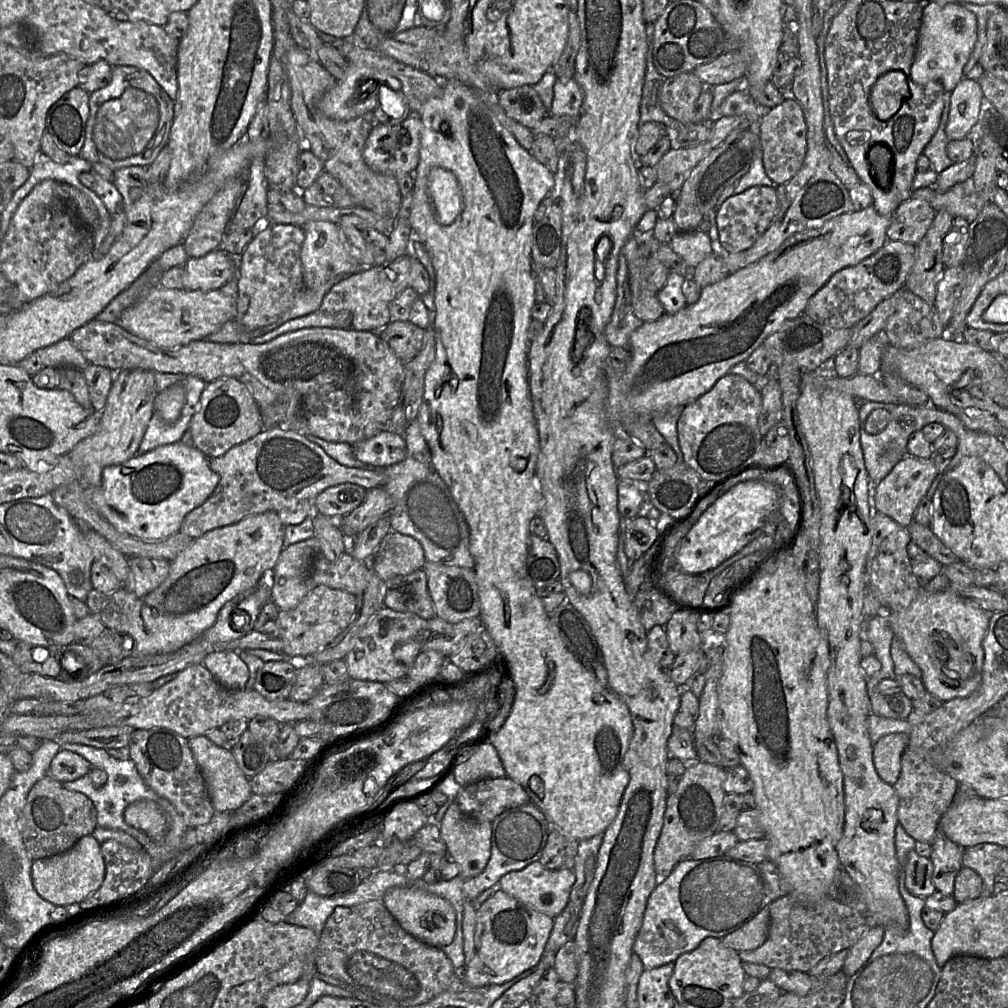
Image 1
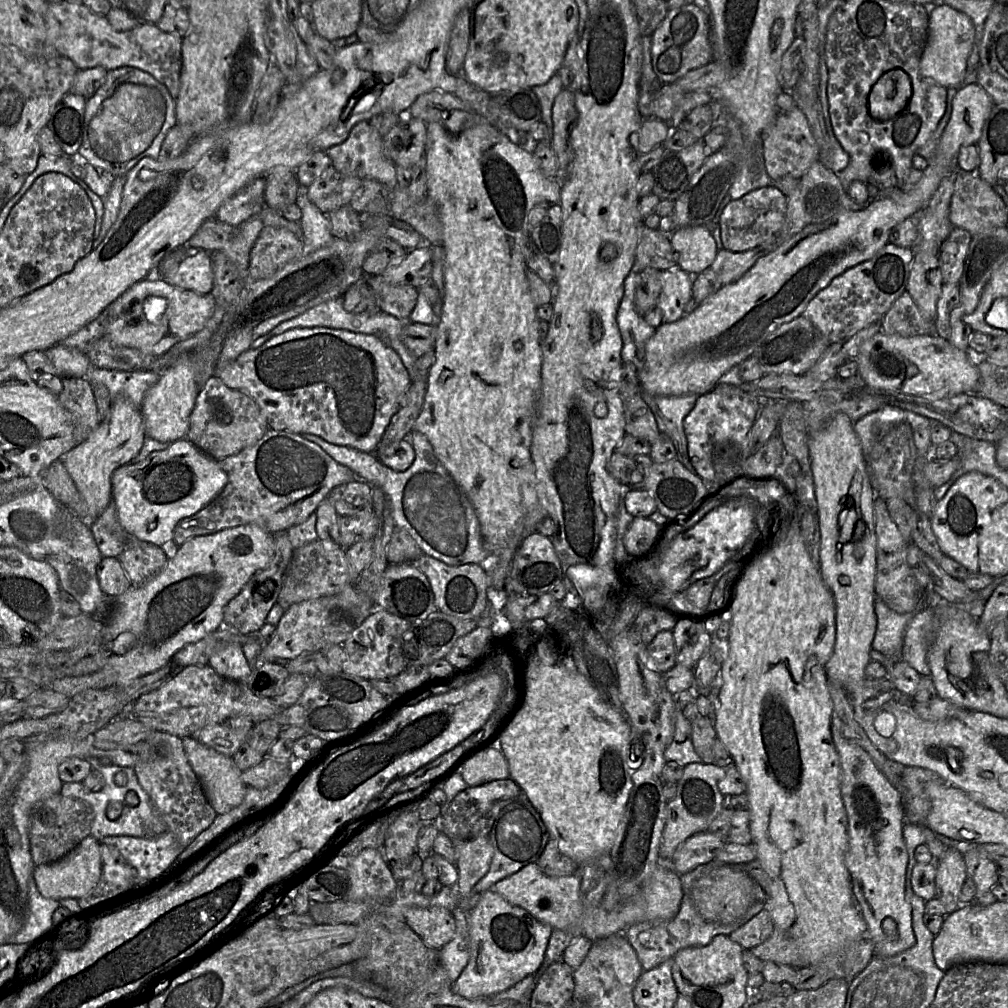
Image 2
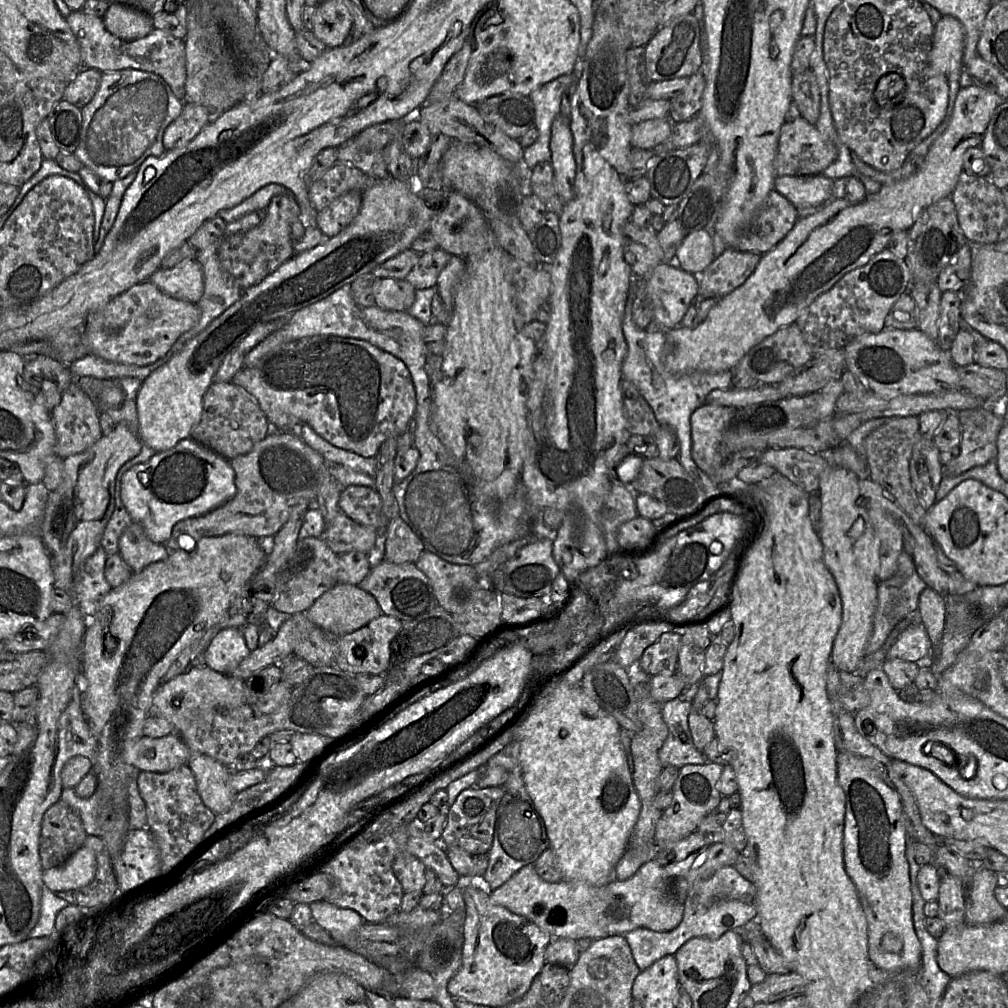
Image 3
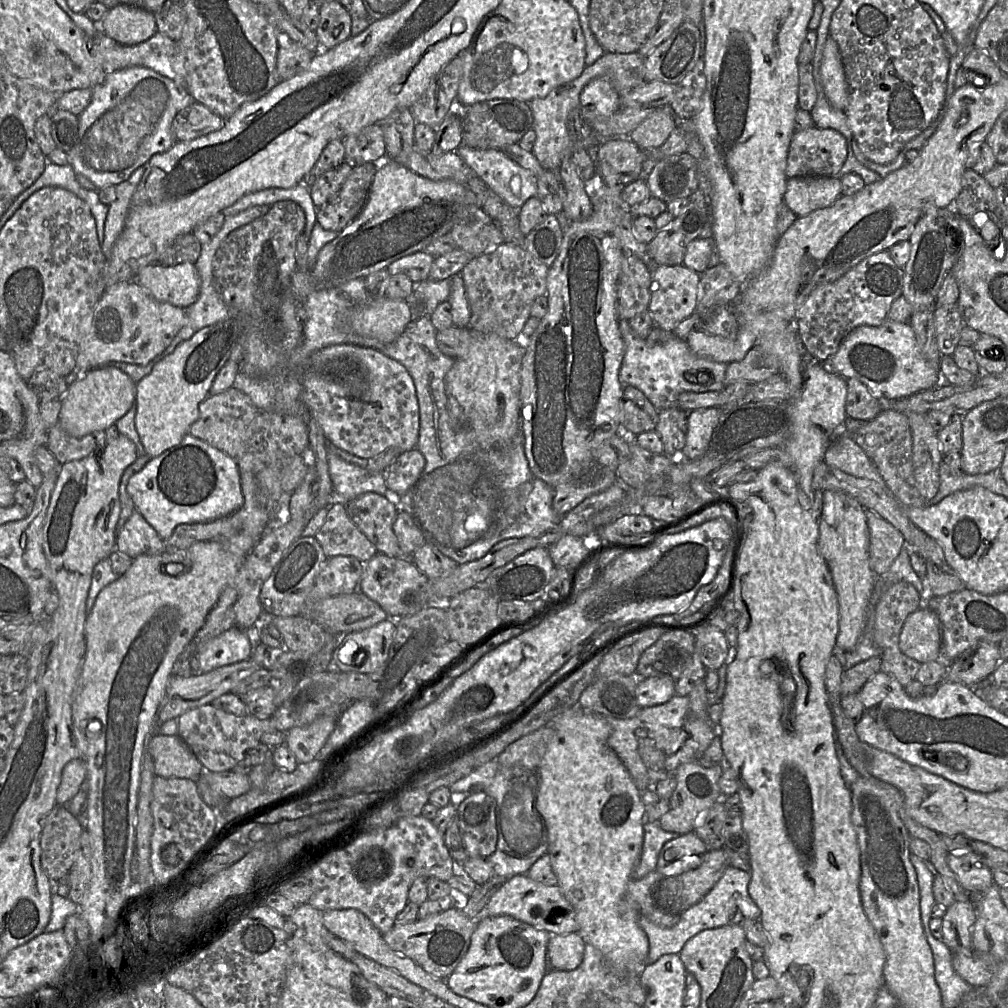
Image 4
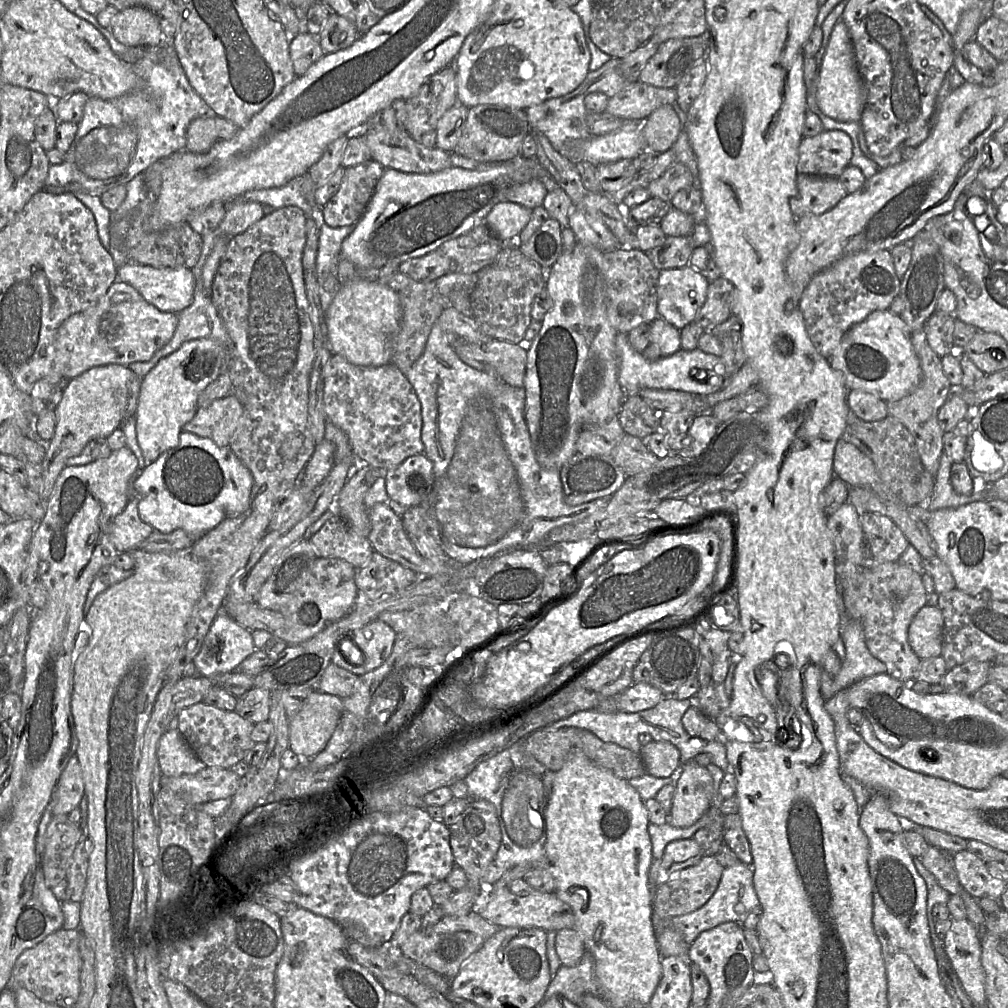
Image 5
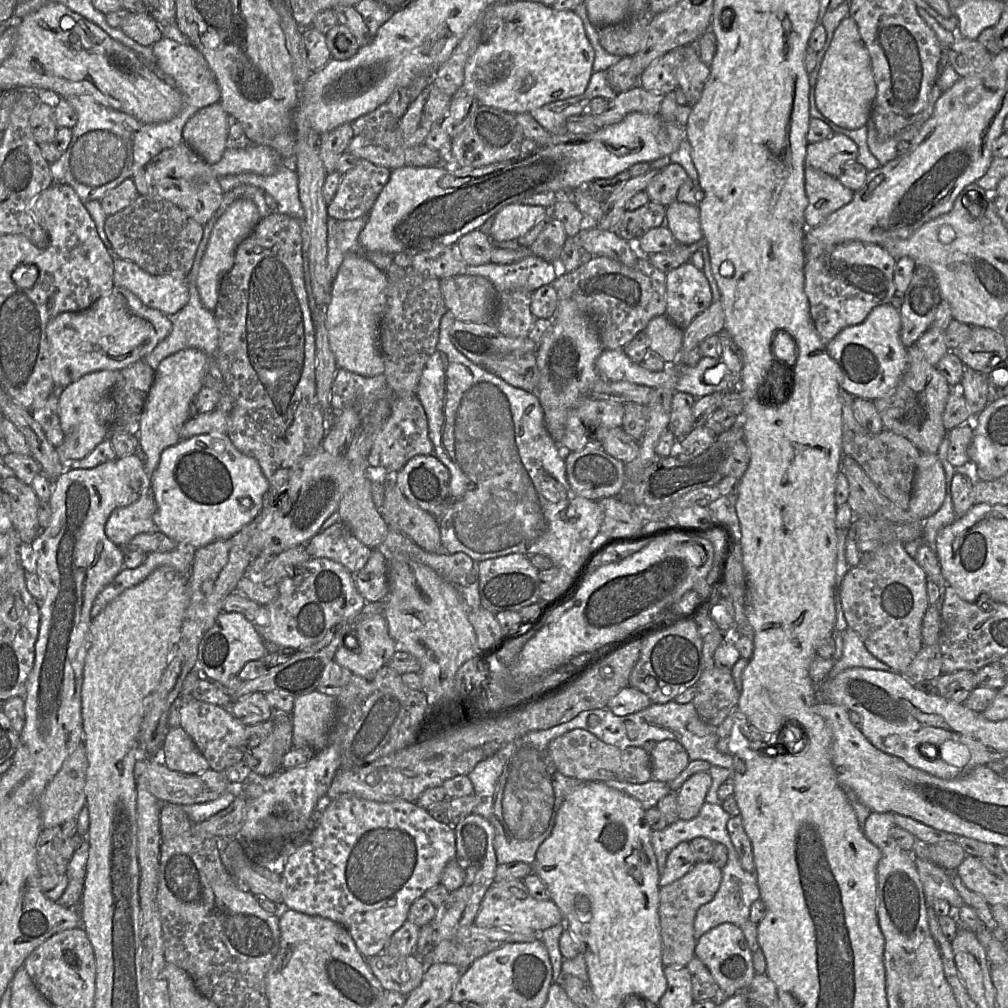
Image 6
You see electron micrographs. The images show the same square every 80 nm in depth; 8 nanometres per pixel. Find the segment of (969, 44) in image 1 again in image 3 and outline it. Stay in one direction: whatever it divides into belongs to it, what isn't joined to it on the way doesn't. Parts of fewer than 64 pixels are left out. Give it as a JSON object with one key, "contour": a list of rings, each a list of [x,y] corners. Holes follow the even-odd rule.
{"contour":[[[944,15],[934,25],[932,47],[928,55],[931,67],[947,78],[955,70],[964,70],[965,30],[953,16]]]}

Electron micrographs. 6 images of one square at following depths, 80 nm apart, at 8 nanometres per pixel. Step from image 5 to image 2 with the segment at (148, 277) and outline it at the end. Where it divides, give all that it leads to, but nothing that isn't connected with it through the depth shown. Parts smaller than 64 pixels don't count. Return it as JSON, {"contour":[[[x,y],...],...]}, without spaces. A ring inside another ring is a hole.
{"contour":[[[204,250],[193,251],[182,259],[167,282],[181,289],[199,294],[209,294],[214,286],[210,254]]]}

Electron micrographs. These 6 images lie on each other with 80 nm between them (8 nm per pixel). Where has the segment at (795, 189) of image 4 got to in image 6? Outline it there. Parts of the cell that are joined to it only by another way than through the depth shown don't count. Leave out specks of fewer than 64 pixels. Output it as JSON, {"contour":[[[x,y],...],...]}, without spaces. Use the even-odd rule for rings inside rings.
{"contour":[[[805,166],[805,191],[809,201],[804,212],[807,228],[818,226],[854,197],[854,191],[845,187],[836,177],[811,166]]]}

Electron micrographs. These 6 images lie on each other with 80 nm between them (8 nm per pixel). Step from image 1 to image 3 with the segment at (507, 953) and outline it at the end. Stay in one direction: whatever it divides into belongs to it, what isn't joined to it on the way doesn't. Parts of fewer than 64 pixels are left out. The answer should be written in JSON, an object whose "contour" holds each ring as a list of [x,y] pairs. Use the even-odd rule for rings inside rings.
{"contour":[[[459,877],[456,885],[463,894],[465,921],[461,966],[448,982],[448,993],[456,999],[473,1004],[503,1007],[519,1000],[529,990],[546,962],[545,950],[553,937],[526,918],[510,912],[505,907],[492,904],[488,890],[479,885],[479,882],[480,878]]]}

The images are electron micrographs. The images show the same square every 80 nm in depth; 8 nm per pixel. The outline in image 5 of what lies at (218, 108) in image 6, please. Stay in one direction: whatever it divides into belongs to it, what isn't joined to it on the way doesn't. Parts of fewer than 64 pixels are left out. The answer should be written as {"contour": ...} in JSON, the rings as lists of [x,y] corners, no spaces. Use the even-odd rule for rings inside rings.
{"contour":[[[210,113],[195,118],[186,130],[186,150],[202,154],[211,149],[219,140],[215,126],[215,116]]]}

